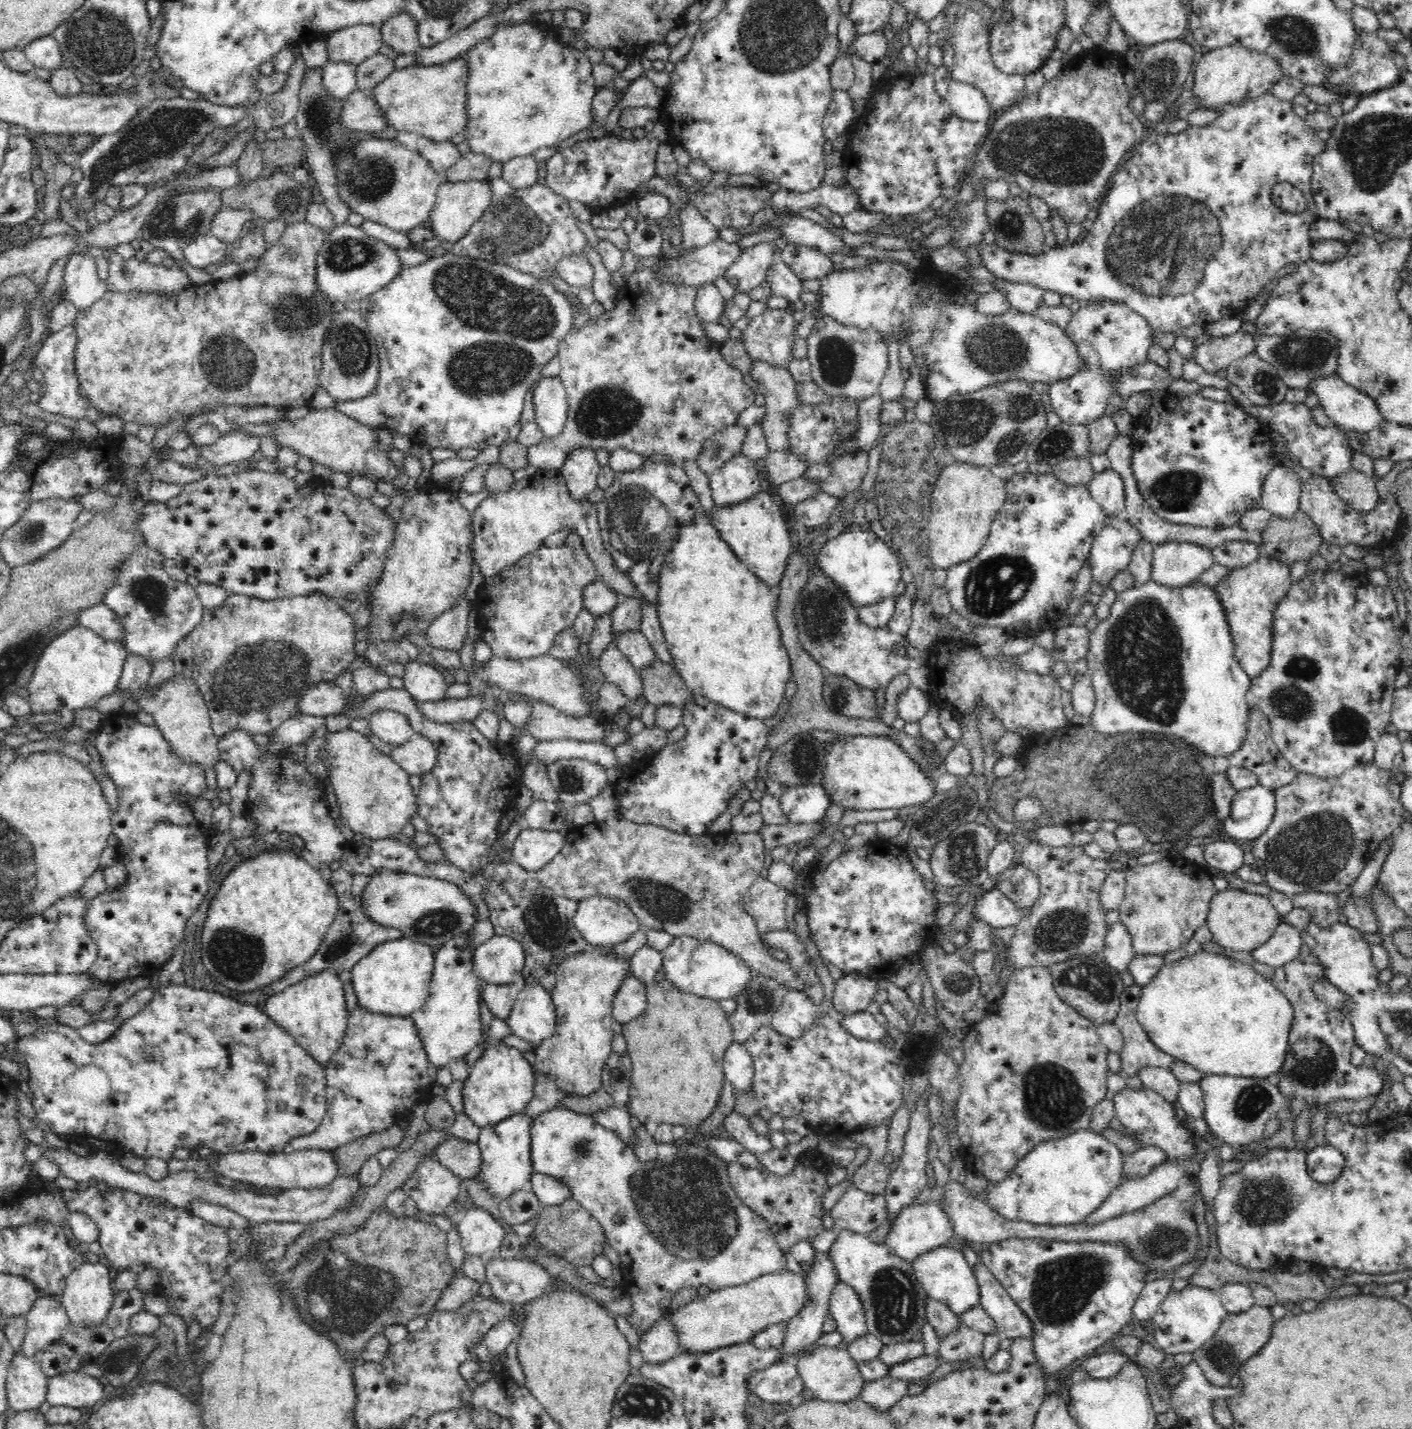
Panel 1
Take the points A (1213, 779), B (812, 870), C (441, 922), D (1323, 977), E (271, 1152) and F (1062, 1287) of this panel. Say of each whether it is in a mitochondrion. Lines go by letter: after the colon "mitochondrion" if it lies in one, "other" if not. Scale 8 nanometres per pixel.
A: mitochondrion
B: other
C: mitochondrion
D: other
E: other
F: mitochondrion

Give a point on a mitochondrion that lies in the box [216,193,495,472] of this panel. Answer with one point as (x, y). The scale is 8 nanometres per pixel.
(350, 350)

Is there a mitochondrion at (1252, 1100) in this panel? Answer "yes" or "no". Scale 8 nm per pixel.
yes

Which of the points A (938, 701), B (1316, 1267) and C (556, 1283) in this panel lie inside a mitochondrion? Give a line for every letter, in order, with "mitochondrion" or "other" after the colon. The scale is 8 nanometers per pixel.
A: other
B: other
C: other

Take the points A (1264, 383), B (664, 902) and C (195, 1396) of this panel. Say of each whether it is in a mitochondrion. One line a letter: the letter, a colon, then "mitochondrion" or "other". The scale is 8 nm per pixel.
A: mitochondrion
B: mitochondrion
C: other

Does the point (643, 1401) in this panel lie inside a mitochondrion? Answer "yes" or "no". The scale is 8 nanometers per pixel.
yes

